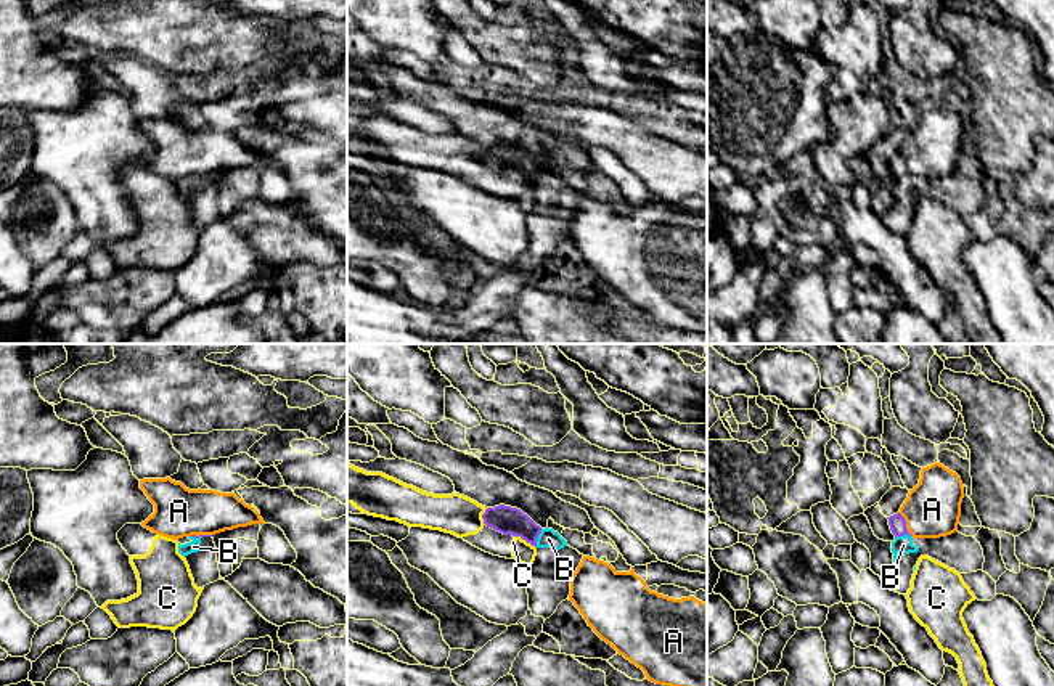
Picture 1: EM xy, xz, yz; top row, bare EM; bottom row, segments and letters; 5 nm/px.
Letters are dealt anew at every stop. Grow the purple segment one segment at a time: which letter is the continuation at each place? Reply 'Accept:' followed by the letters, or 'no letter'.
Accept: A

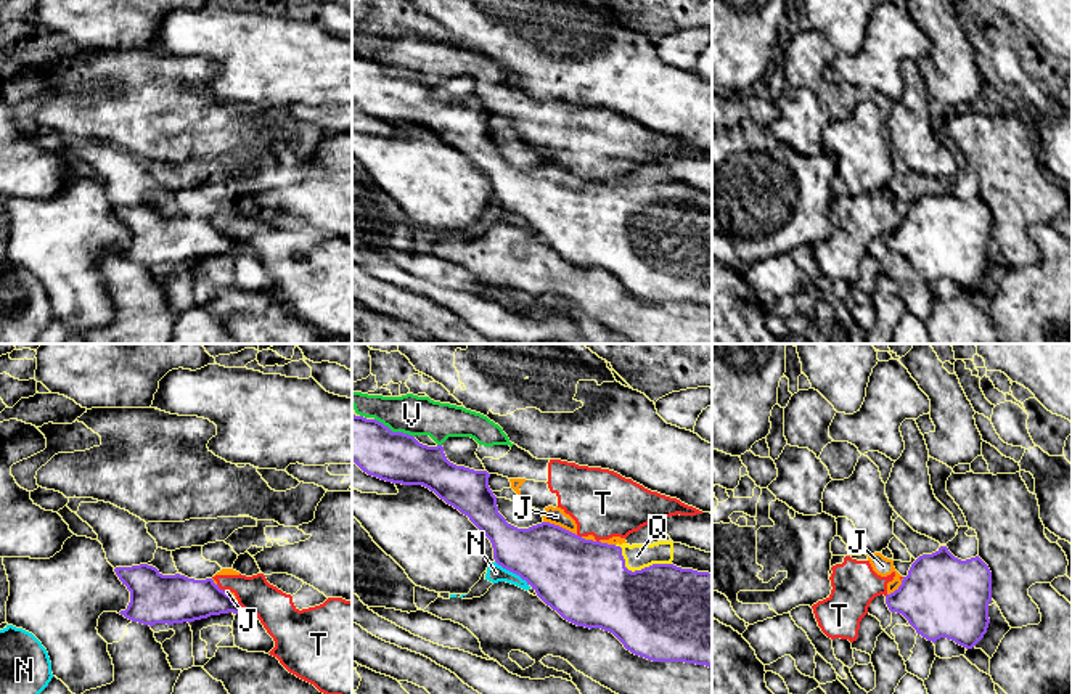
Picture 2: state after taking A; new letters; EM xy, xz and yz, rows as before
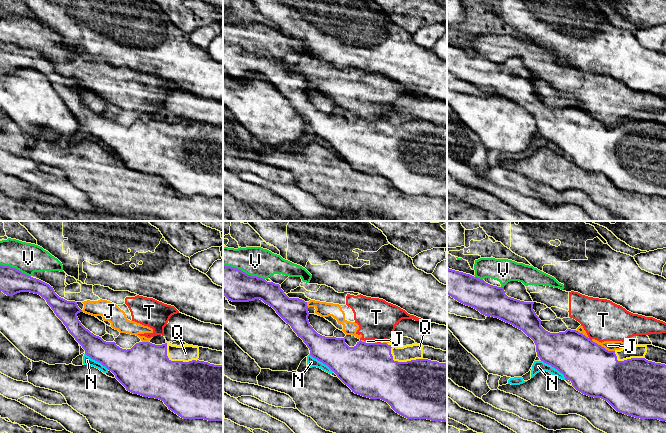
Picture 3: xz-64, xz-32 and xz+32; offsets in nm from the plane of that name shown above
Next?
Accept: Q

